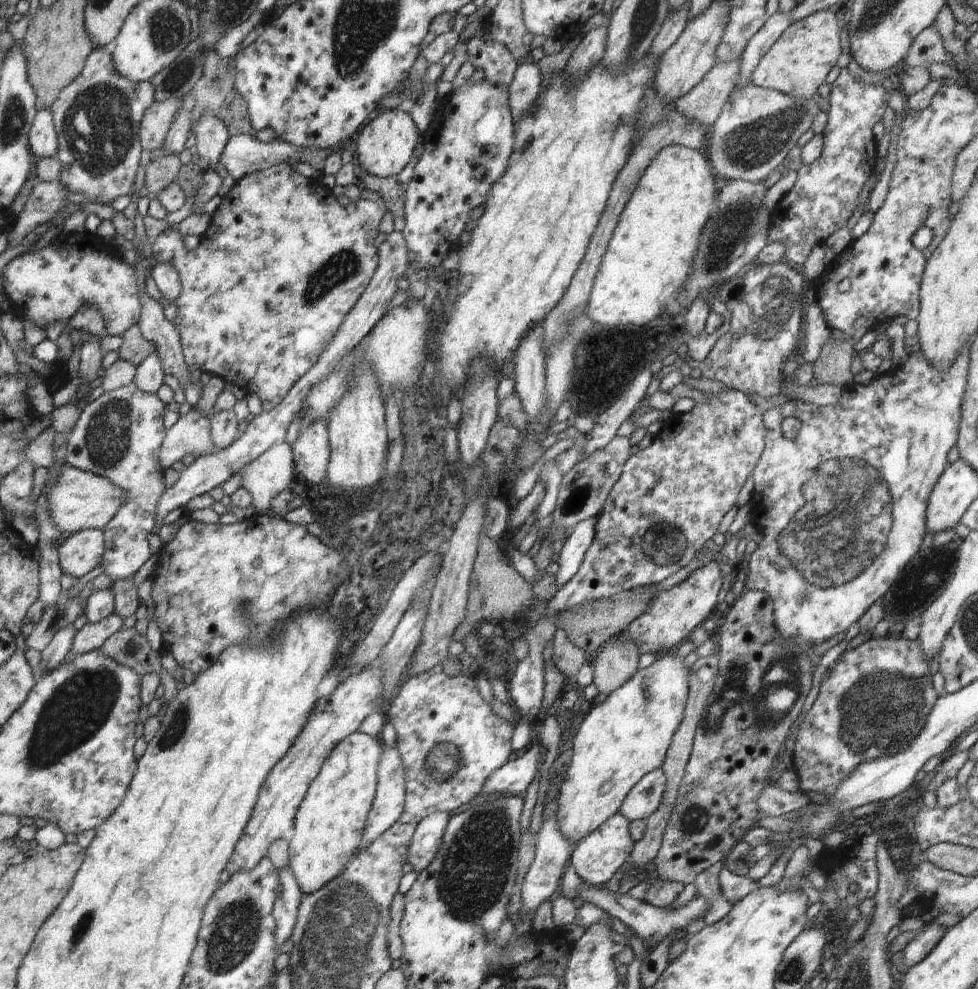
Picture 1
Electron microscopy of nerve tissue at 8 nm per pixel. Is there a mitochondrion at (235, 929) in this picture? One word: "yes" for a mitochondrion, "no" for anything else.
yes

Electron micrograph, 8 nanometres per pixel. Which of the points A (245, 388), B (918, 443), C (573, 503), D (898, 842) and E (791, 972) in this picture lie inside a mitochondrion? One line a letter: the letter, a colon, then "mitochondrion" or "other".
A: other
B: other
C: mitochondrion
D: mitochondrion
E: mitochondrion

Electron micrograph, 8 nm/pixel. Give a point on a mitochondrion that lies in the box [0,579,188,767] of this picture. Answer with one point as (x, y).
(59, 615)

